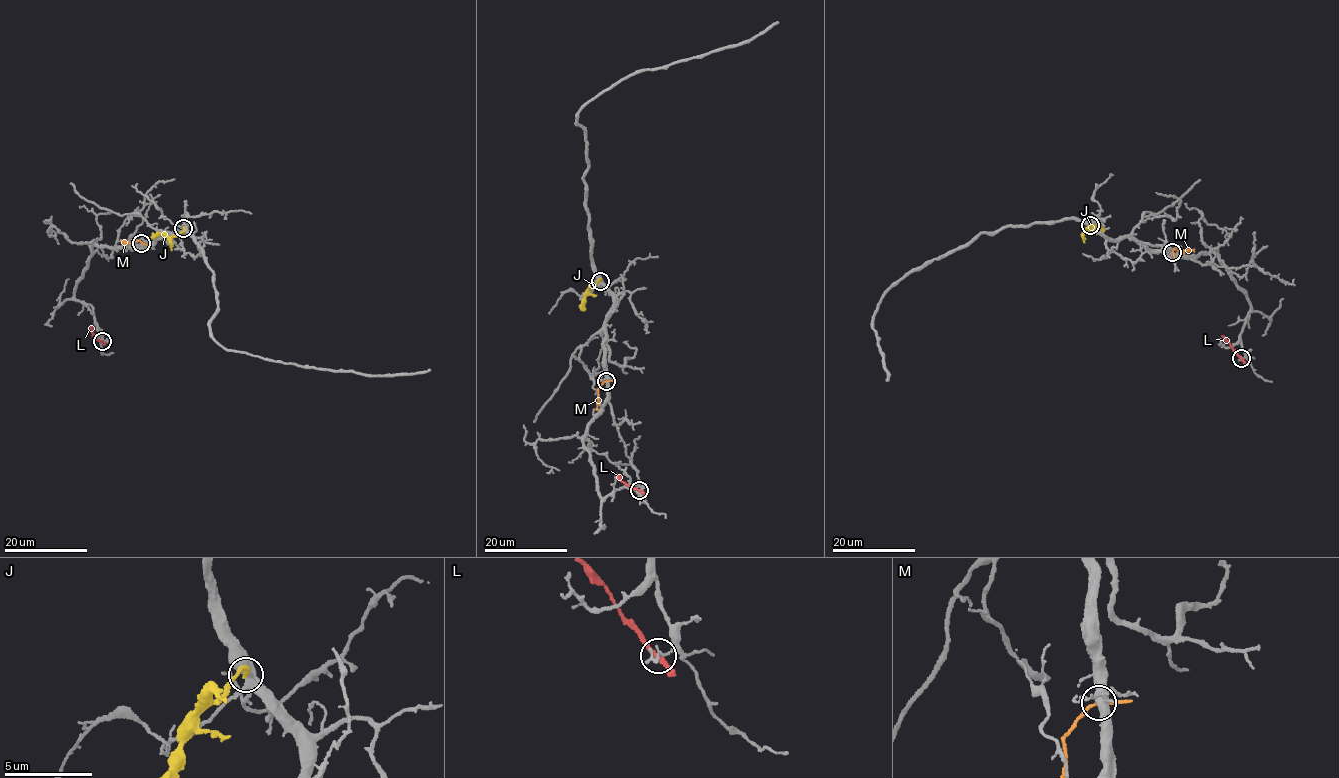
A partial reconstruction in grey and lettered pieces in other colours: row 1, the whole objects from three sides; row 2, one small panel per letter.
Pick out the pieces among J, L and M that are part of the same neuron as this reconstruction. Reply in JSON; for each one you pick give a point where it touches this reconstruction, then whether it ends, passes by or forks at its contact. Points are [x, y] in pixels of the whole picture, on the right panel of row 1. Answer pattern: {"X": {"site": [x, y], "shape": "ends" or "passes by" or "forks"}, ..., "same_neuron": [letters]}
{"same_neuron": []}

